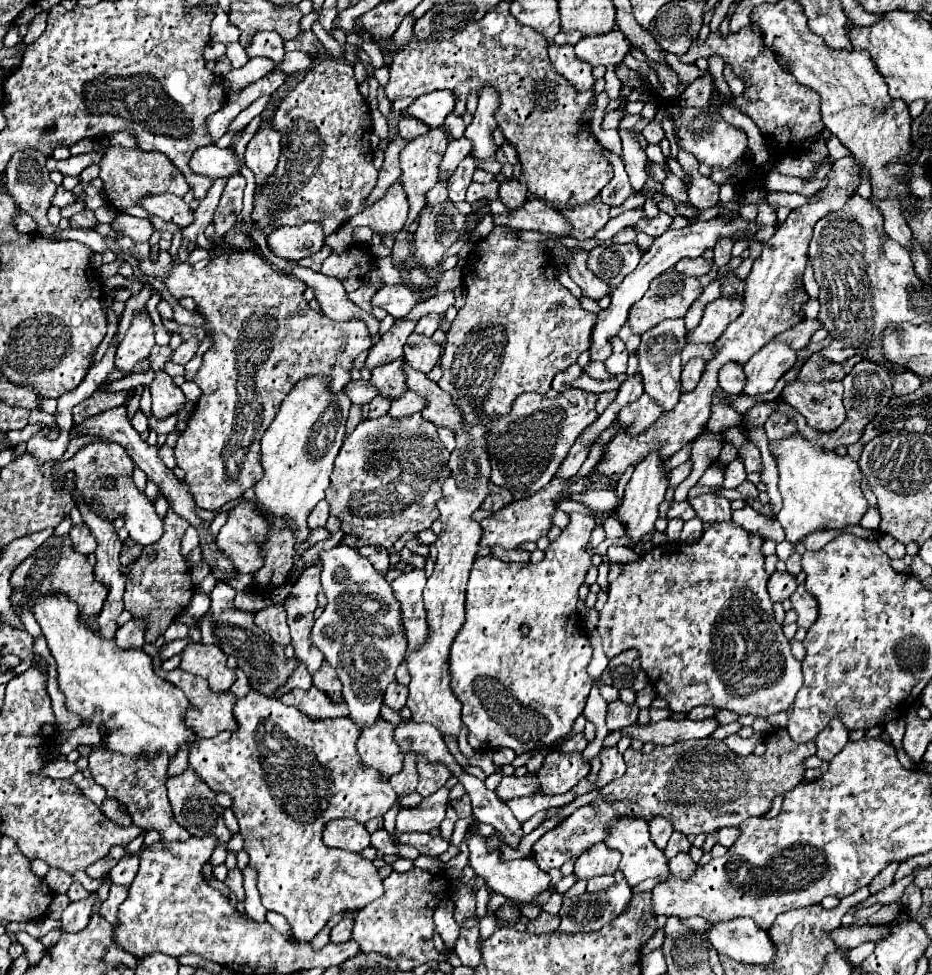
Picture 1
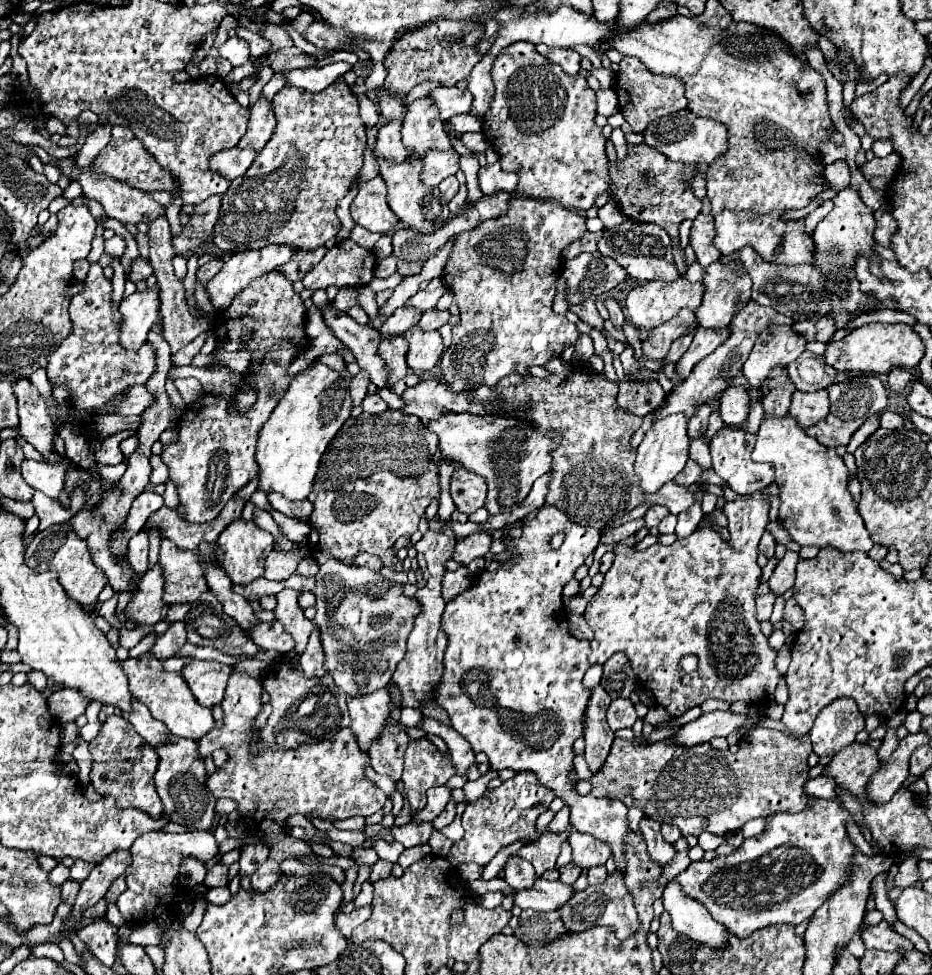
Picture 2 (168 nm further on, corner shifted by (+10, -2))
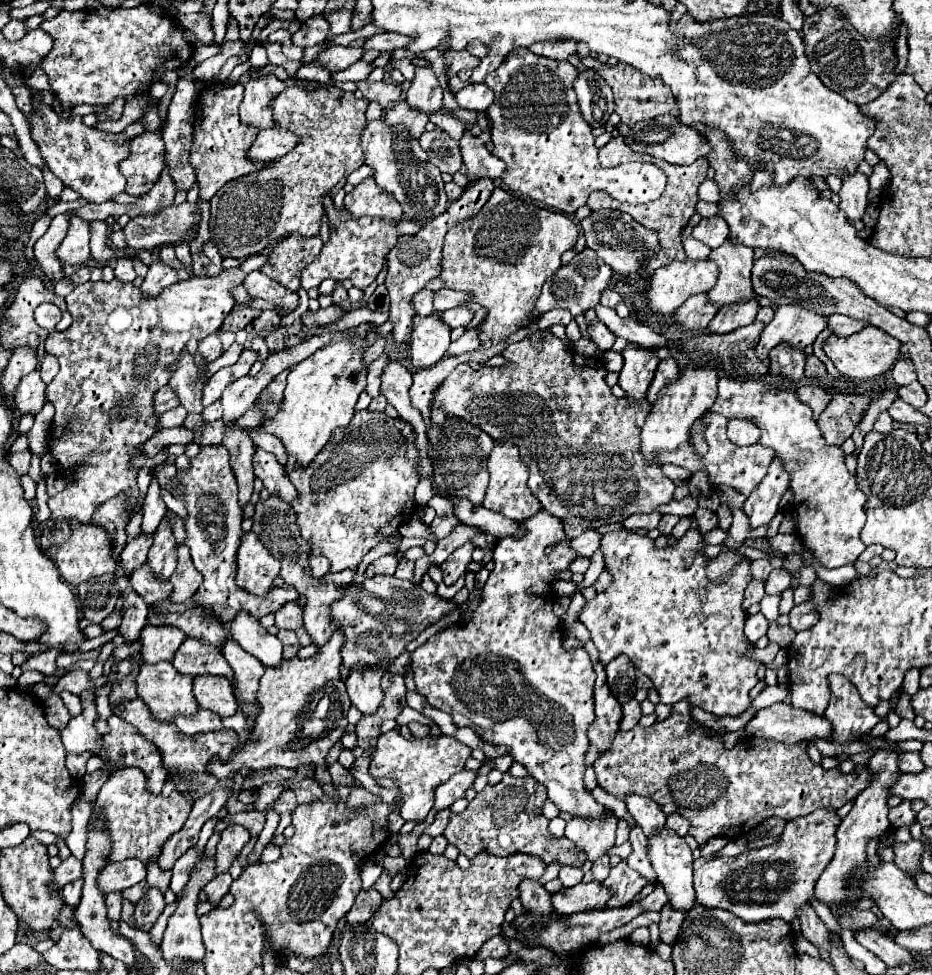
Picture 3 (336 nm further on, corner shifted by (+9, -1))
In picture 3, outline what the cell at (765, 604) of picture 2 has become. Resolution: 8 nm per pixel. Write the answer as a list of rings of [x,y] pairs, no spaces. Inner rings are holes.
[[[756,613],[756,615],[750,615],[746,619],[746,625],[744,625],[744,633],[746,633],[746,641],[750,641],[752,645],[766,635],[766,629],[768,629],[768,619],[762,615],[762,613]]]

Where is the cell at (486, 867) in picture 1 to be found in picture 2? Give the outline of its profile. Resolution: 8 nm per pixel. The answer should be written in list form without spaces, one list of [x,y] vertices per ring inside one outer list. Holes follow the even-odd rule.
[[[537,878],[537,882],[533,884],[533,890],[513,890],[507,896],[521,910],[531,908],[537,912],[551,912],[571,898],[571,886],[565,886],[559,880],[549,882],[549,880]]]

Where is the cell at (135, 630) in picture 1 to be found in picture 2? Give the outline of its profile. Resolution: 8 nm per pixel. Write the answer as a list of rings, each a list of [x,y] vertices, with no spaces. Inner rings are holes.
[[[155,566],[139,582],[137,594],[125,608],[125,620],[135,622],[135,626],[155,626],[159,620],[167,616],[169,610],[169,606],[161,600],[161,594],[163,594],[161,568]]]

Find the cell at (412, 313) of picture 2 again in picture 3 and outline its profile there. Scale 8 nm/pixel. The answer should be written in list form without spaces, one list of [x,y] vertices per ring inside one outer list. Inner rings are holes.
[[[422,289],[422,291],[414,297],[414,303],[412,303],[412,305],[414,305],[414,309],[416,309],[418,315],[426,317],[426,315],[434,313],[434,307],[432,307],[432,295],[434,295],[432,289]]]

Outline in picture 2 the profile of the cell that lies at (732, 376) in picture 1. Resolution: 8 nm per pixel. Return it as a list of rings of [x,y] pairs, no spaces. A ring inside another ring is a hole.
[[[729,386],[721,392],[721,418],[727,426],[739,426],[749,414],[749,392],[741,386]]]

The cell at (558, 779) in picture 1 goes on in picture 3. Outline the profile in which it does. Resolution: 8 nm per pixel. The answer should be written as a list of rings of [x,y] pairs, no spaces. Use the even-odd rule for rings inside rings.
[[[504,773],[498,785],[486,785],[476,797],[468,803],[462,813],[452,813],[450,823],[444,829],[444,837],[450,845],[456,845],[462,855],[474,859],[478,853],[494,853],[496,857],[508,857],[510,853],[528,853],[540,857],[546,865],[560,863],[582,867],[586,853],[570,843],[566,837],[554,837],[548,831],[548,819],[542,815],[542,805],[546,801],[546,787],[538,785],[534,777],[516,779],[510,773]]]

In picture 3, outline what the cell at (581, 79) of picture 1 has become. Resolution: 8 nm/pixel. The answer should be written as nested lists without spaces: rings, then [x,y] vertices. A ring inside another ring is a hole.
[[[540,41],[528,47],[534,55],[540,57],[550,57],[550,59],[558,59],[564,61],[568,59],[572,53],[576,53],[576,45],[574,41]]]

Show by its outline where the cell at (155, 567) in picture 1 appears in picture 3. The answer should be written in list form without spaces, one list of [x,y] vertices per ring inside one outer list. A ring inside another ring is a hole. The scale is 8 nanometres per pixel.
[[[186,545],[178,547],[178,567],[172,573],[170,581],[174,585],[174,591],[170,597],[172,603],[188,601],[198,591],[198,585],[202,583],[202,575],[198,573],[198,569],[194,569],[190,549]]]

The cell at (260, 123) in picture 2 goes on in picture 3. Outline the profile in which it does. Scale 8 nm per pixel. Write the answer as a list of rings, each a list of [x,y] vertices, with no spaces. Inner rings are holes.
[[[250,67],[250,81],[244,85],[244,99],[240,103],[240,119],[256,129],[272,127],[274,119],[270,101],[286,87],[304,85],[310,85],[315,90],[325,87],[322,83],[292,78],[280,81],[274,75],[260,75],[260,69]]]

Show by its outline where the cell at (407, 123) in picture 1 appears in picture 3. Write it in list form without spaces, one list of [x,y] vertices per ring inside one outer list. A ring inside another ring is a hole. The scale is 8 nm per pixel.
[[[358,81],[358,89],[364,93],[368,101],[380,101],[382,107],[388,107],[390,103],[398,101],[402,97],[402,89],[394,83],[380,81],[380,83],[370,83],[370,81]]]

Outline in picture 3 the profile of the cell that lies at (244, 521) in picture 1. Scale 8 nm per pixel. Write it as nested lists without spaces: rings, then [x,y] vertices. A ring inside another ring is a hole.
[[[254,533],[242,537],[238,549],[238,573],[236,583],[254,595],[266,595],[274,589],[274,579],[278,577],[280,561],[274,559],[268,549],[258,541]]]

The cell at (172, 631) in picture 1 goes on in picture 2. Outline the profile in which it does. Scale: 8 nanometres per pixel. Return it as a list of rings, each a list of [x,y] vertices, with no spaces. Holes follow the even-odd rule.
[[[143,654],[139,658],[127,658],[125,662],[121,662],[121,668],[129,678],[131,694],[151,710],[153,718],[167,724],[167,728],[171,730],[173,736],[199,740],[215,726],[211,710],[201,706],[195,700],[187,682],[183,680],[183,676],[177,672],[161,670],[161,660],[153,658],[153,654]]]

